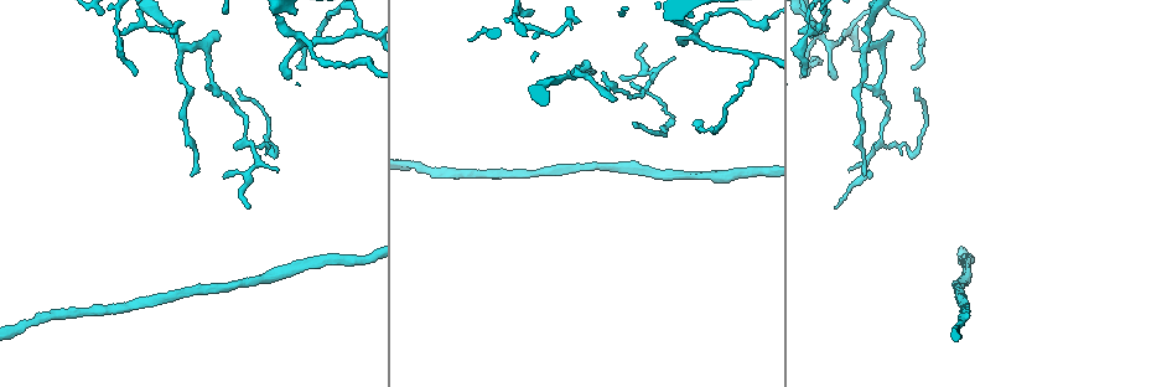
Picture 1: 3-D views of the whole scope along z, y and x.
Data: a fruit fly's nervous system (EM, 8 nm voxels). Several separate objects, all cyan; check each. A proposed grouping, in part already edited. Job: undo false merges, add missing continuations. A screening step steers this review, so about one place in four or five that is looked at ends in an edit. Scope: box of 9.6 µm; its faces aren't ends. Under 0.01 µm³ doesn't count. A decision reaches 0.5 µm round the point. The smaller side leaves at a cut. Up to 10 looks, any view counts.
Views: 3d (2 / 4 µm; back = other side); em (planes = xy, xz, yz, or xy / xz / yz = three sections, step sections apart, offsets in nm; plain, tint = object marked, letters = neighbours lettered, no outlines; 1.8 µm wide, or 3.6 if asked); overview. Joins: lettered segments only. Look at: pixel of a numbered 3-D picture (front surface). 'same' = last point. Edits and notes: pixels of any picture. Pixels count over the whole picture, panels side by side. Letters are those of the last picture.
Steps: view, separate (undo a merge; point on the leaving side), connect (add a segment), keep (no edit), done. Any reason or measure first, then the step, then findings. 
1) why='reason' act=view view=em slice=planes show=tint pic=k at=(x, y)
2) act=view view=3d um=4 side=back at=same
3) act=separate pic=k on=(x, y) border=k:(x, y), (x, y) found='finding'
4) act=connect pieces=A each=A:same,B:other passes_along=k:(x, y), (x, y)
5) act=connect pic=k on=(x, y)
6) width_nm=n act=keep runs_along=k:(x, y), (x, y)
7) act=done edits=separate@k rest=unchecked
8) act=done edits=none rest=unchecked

why='branch stops here' act=view view=em slice=yz step=16 show=tint pic=1 at=(864, 175)

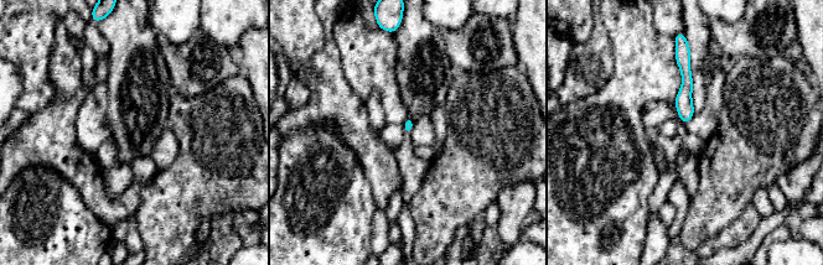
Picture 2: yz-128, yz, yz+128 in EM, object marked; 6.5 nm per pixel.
why='cut it another way' act=view view=em slice=planes show=letters at=same

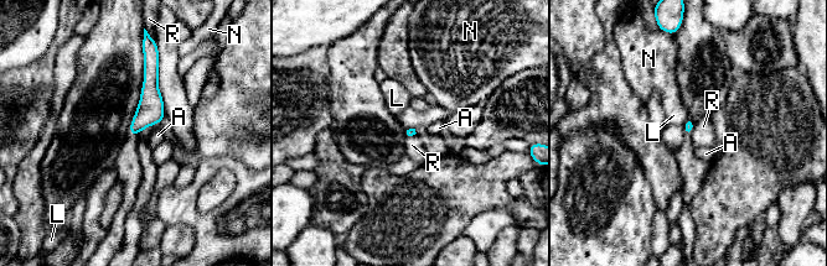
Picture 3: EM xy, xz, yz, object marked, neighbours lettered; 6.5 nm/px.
act=keep each=A:other,L:other,N:other,R:other found='no lettered segment goes on from it'

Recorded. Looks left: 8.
why='looks like a crossing' act=view view=3d um=4 pic=1 at=(819, 36)

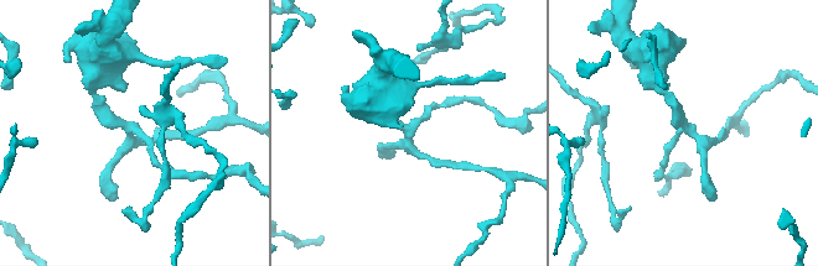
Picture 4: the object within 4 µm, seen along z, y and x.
arms=4 act=view view=em slice=xy step=8 show=tint pic=4 at=(405, 129)

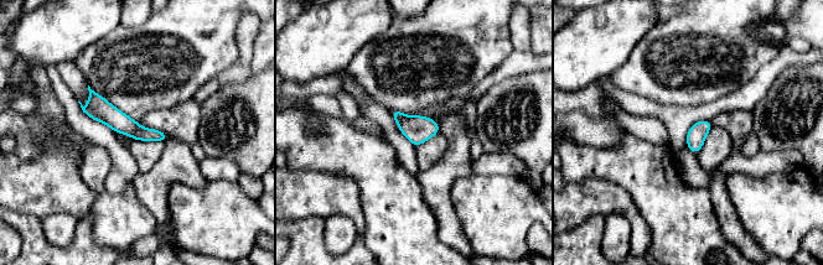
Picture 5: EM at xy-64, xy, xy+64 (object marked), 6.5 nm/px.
why='cut it another way' act=view view=em slice=planes show=letters at=same

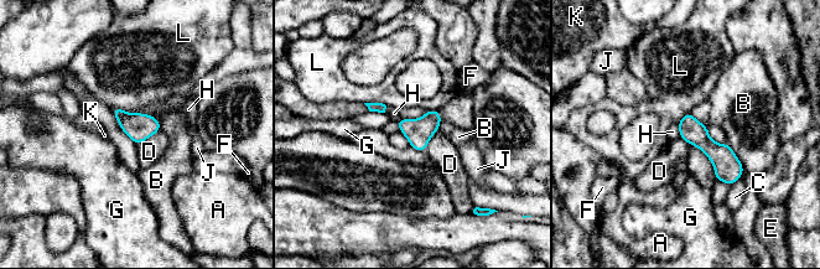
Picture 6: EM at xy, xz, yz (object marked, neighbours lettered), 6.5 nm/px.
act=keep each=A:other,B:other,C:other,D:other,E:other,F:other,G:other,H:other,J:other,K:other,L:other runs_along=6:(681, 123), (738, 174) found='all the same neuron'

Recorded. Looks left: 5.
why='long arm stops here' act=view view=3d um=4 pic=1 at=(238, 91)

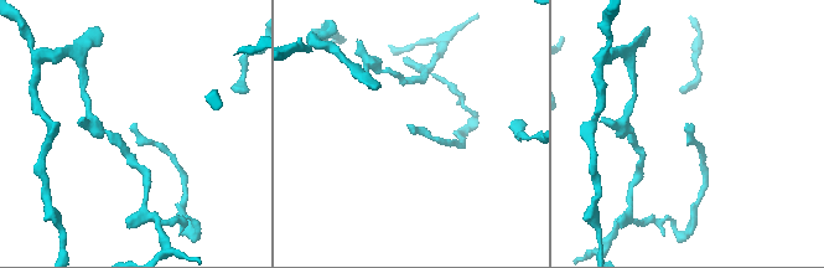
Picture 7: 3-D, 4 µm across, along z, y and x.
act=view view=em slice=planes show=letters pic=7 at=(408, 127)

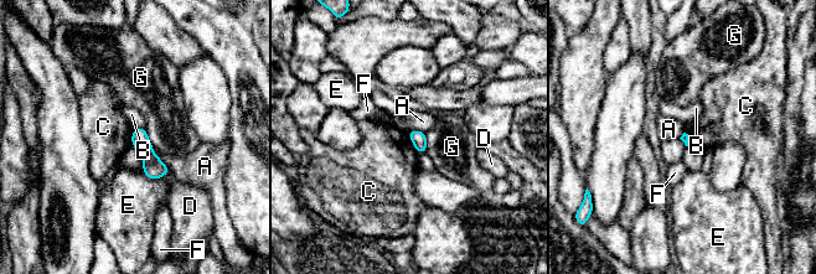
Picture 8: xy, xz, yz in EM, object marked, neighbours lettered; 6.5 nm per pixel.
act=keep each=A:other,B:other,C:other,D:other,E:other,F:other,G:other border=8:(406, 132), (418, 153) found='no lettered segment goes on from it'

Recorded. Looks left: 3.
why='a fork' act=view view=3d um=4 side=back pic=1 at=(513, 15)

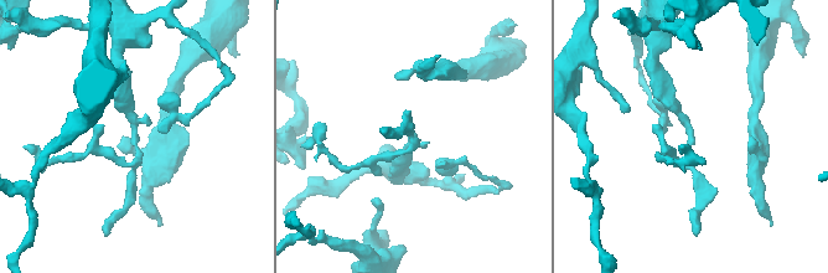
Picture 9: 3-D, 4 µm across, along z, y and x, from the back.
arms=3 why='shape alone is not enough' act=view view=em slice=xy step=8 show=tint pic=9 at=(136, 156)

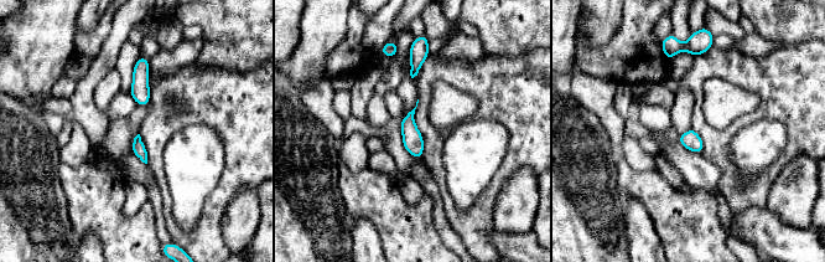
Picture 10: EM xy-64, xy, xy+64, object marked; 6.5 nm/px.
act=view view=em slice=yz step=16 show=letters at=same

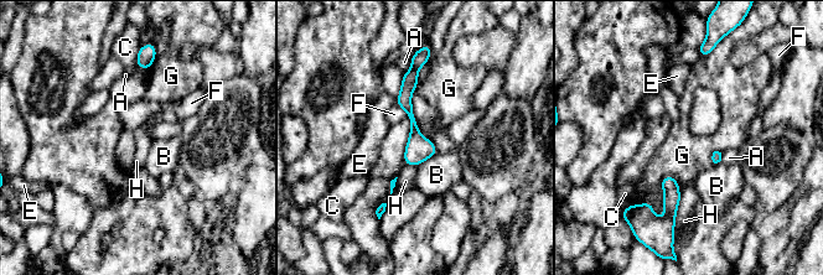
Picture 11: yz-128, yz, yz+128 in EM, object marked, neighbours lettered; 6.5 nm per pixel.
act=keep each=A:other,B:other,C:other,E:other,F:other,G:other,H:other runs_along=11:(418, 65), (407, 88), (414, 129), (407, 161) found='all the same neuron'

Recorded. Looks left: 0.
act=done edits=none rest=unchecked

